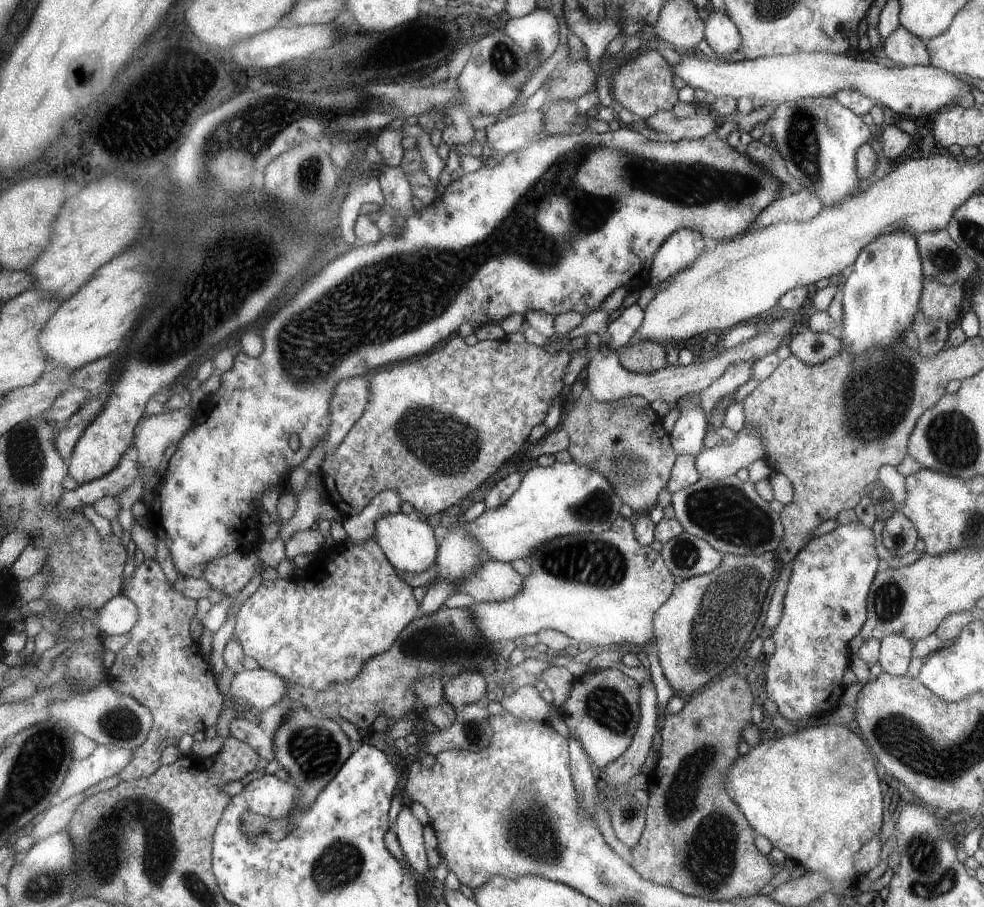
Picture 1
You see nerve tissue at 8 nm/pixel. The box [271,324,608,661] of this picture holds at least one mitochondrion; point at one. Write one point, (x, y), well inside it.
(442, 442)

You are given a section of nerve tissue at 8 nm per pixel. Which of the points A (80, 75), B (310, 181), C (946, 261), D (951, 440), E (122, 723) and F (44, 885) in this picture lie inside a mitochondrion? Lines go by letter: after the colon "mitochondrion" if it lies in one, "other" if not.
A: other
B: mitochondrion
C: mitochondrion
D: mitochondrion
E: mitochondrion
F: mitochondrion

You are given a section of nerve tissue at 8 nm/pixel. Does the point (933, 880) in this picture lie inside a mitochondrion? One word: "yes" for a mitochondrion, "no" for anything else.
yes

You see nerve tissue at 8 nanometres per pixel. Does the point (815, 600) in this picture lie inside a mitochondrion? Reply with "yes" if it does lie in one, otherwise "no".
no

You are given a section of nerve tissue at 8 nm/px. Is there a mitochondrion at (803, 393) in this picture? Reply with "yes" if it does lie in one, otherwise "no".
no

